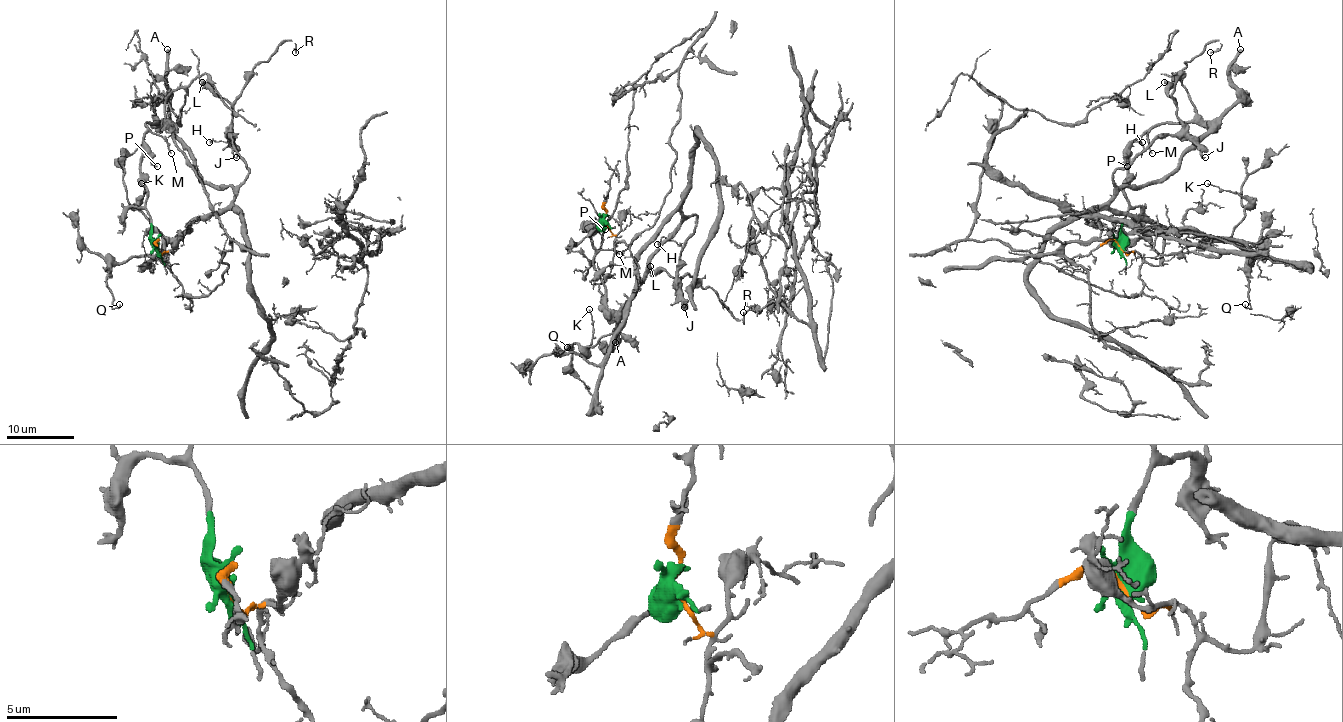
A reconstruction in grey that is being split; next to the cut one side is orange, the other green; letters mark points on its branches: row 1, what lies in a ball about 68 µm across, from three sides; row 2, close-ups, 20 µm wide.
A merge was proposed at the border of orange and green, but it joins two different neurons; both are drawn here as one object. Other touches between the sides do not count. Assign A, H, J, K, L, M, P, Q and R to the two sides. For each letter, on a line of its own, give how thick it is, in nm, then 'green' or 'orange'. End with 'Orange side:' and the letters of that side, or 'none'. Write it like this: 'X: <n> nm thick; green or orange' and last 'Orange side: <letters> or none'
A: 380 nm thick; green
H: 140 nm thick; green
J: 140 nm thick; green
K: 110 nm thick; green
L: 320 nm thick; green
M: 130 nm thick; green
P: 200 nm thick; green
Q: 150 nm thick; green
R: 130 nm thick; green
Orange side: none

